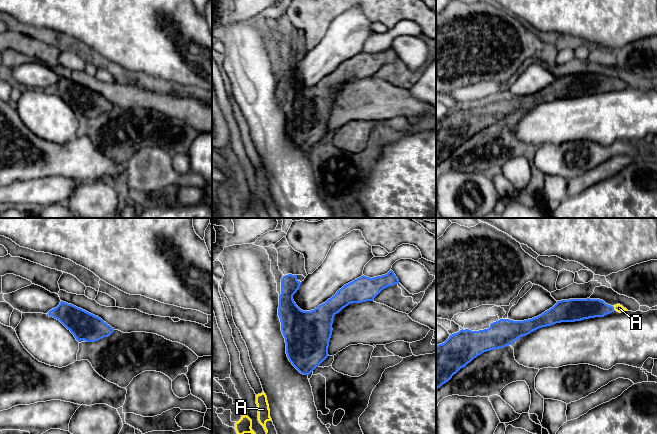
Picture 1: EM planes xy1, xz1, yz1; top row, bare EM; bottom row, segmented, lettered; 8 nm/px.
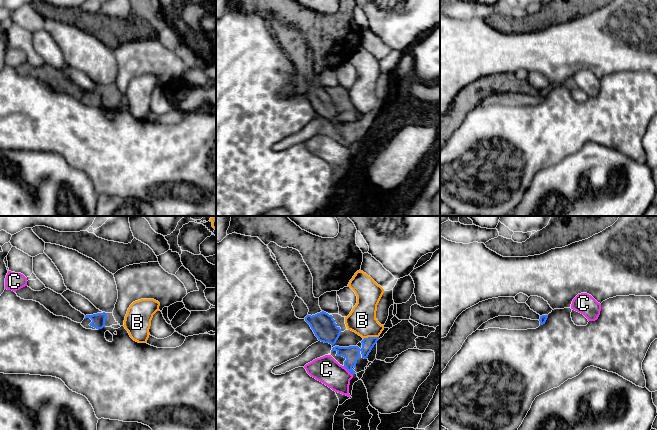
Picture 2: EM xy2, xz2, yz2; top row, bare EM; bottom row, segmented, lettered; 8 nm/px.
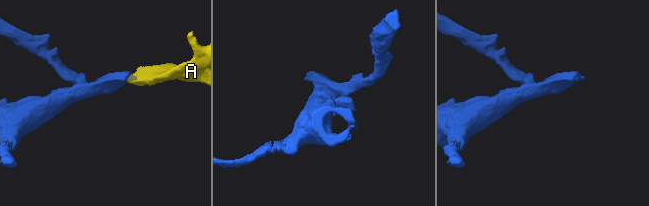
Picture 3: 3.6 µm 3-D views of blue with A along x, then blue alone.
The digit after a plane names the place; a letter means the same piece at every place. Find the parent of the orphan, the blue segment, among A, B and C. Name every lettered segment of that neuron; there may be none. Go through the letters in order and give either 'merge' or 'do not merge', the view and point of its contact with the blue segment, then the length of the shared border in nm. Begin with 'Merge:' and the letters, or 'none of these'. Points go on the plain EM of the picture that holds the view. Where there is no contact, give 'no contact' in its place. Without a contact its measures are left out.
Merge: A
A: merge | yz1 (613, 84) | 50 nm
B: do not merge | xz2 (370, 113) | 130 nm
C: do not merge | xz2 (347, 145) | 110 nm

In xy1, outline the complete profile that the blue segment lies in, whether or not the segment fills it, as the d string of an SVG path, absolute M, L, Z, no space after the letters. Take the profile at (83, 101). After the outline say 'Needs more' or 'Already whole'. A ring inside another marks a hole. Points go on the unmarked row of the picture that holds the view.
M63 77L47 91L59 96L78 118L95 118L114 108L114 104L98 92Z. Already whole

